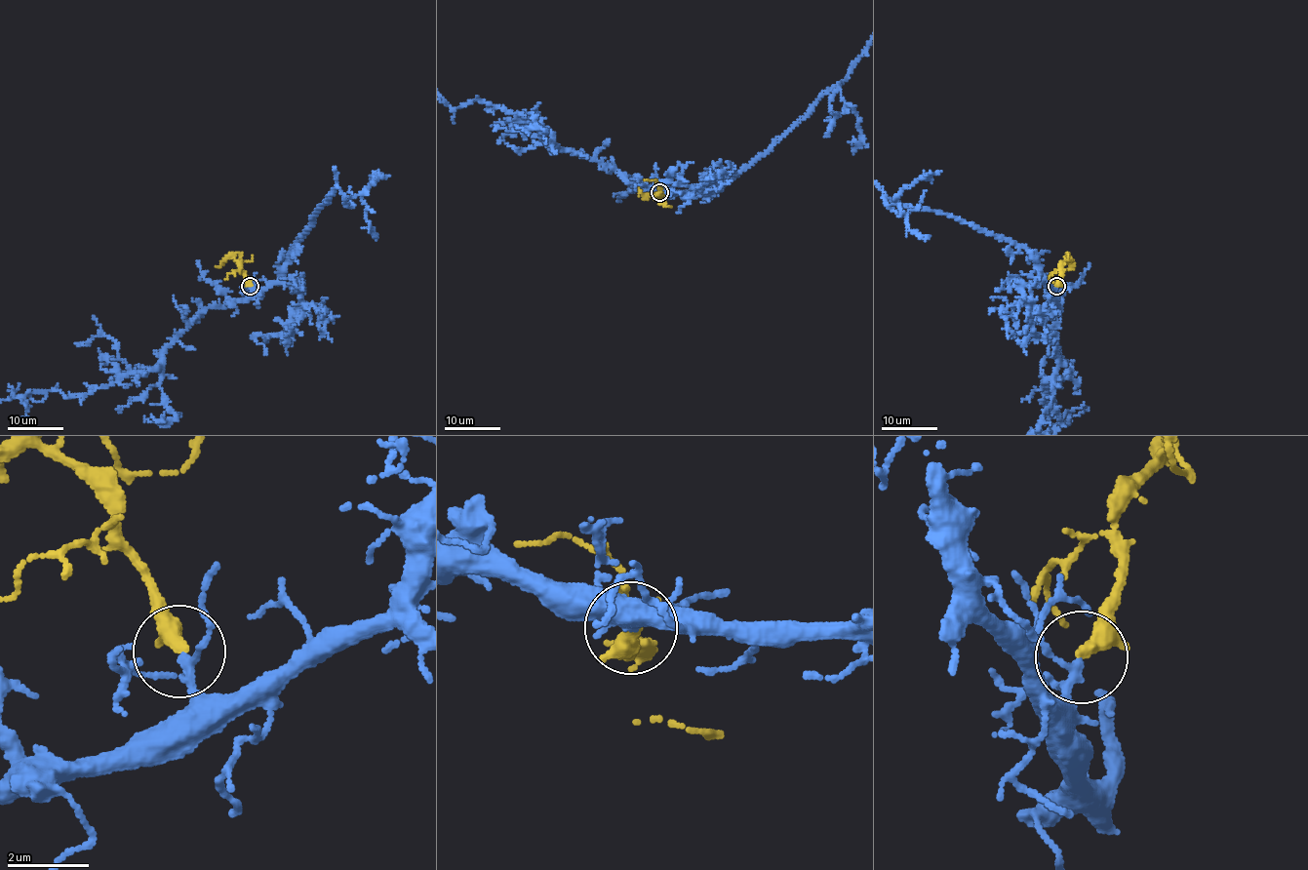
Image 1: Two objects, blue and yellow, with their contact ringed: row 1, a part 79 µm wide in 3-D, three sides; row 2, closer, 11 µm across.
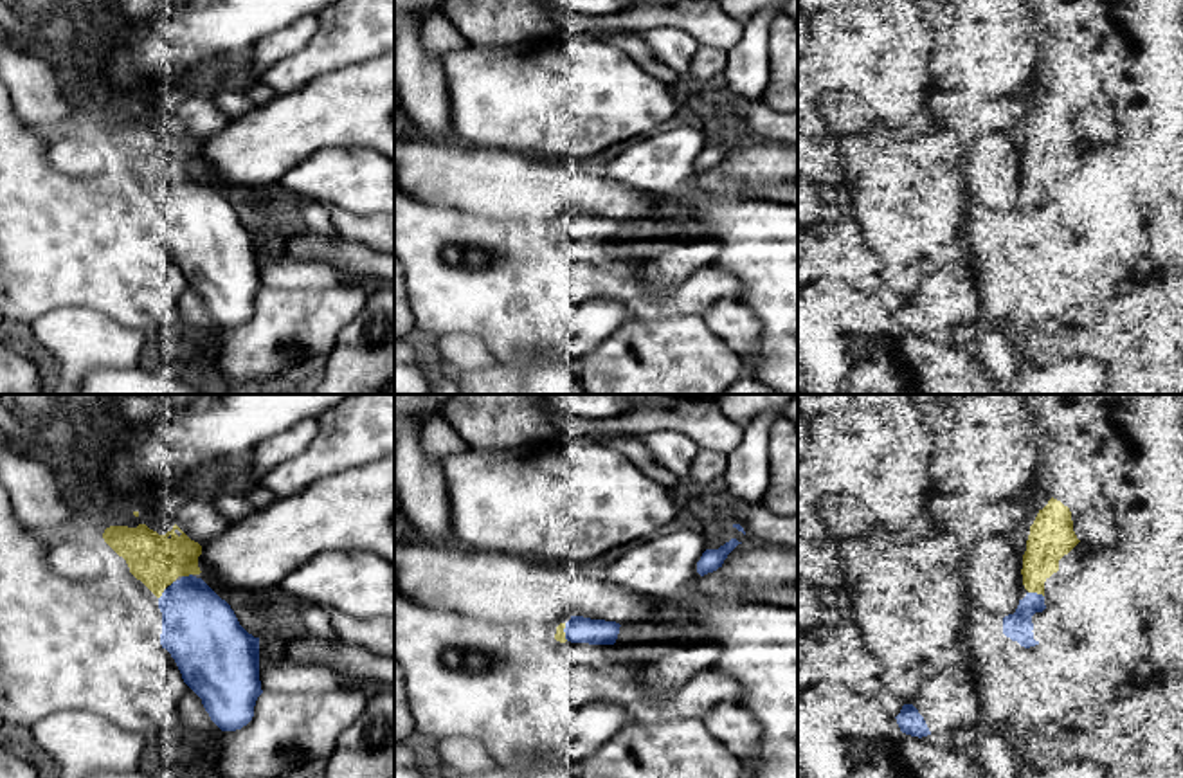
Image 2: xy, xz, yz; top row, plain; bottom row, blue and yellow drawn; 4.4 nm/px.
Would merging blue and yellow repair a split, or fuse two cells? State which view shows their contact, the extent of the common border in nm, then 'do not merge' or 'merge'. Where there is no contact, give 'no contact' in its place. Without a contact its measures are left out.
yz | 80 nm | merge

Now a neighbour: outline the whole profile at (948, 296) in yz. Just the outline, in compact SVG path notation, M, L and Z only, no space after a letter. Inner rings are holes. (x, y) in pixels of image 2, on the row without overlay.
M963 256L949 258L920 281L911 301L933 333L949 335L958 324L980 321L978 285Z

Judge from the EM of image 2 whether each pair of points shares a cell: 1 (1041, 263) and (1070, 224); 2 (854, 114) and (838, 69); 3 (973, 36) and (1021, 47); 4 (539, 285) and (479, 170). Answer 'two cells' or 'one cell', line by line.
1: one cell
2: two cells
3: one cell
4: two cells

